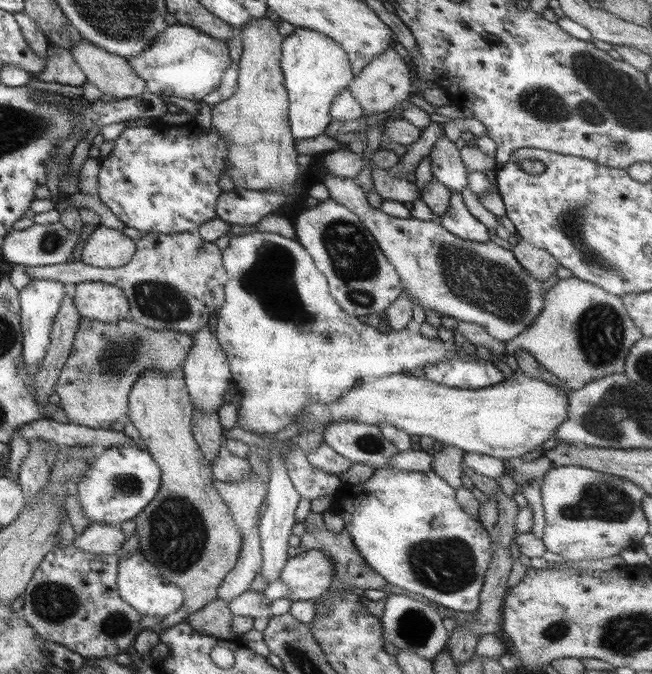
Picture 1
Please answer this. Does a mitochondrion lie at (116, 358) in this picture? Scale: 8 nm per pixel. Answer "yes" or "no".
yes

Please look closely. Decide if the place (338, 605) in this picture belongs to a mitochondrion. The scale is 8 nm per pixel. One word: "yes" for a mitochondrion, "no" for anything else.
no

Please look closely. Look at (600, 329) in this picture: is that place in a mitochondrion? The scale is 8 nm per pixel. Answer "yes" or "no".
yes

